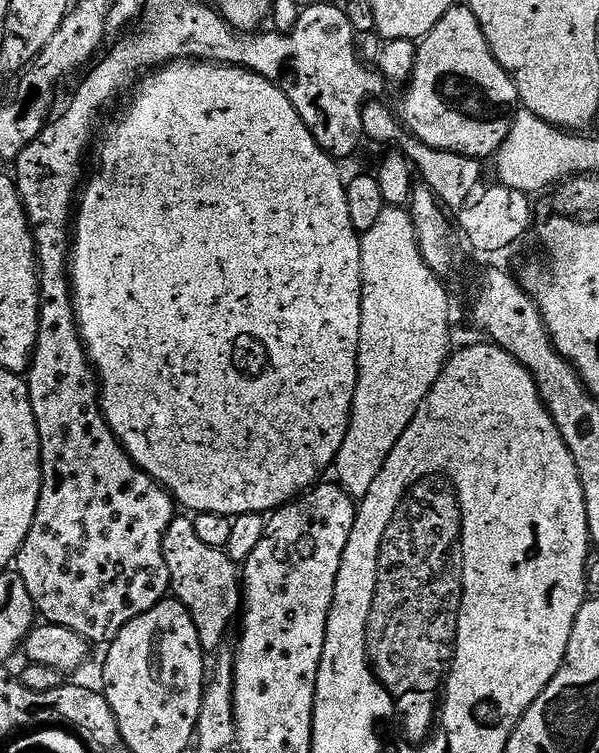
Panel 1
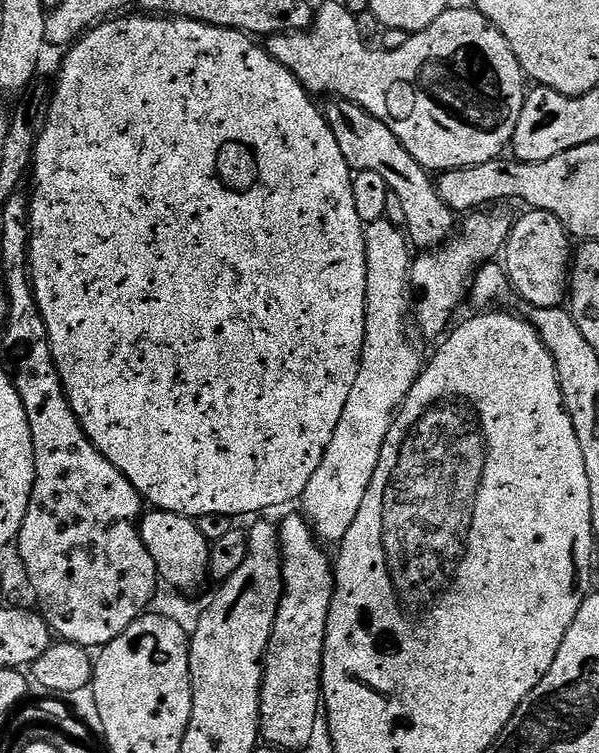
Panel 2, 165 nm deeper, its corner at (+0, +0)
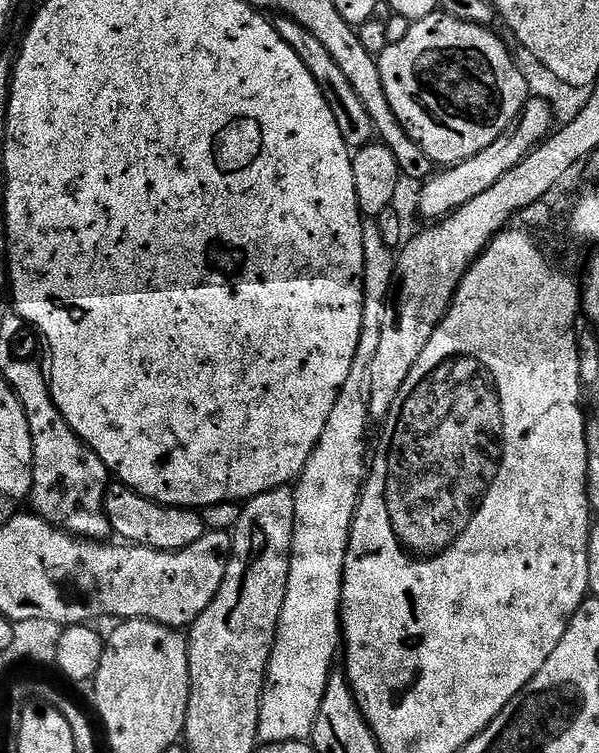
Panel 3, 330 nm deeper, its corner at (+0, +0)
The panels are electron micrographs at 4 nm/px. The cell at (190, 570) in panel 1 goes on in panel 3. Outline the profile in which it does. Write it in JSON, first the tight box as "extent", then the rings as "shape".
{"extent":[104,482,205,552],"shape":[[[119,482],[108,485],[108,493],[104,495],[104,509],[108,521],[121,541],[131,542],[136,546],[157,548],[163,552],[177,552],[202,538],[205,534],[204,518],[199,511],[191,508],[173,508],[166,504],[158,504],[140,496],[133,488]]]}

